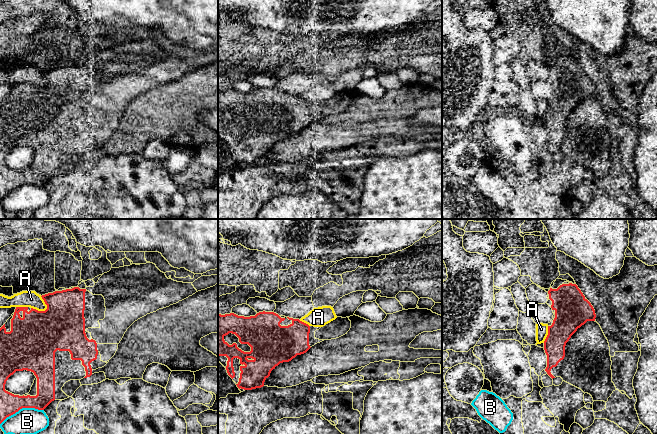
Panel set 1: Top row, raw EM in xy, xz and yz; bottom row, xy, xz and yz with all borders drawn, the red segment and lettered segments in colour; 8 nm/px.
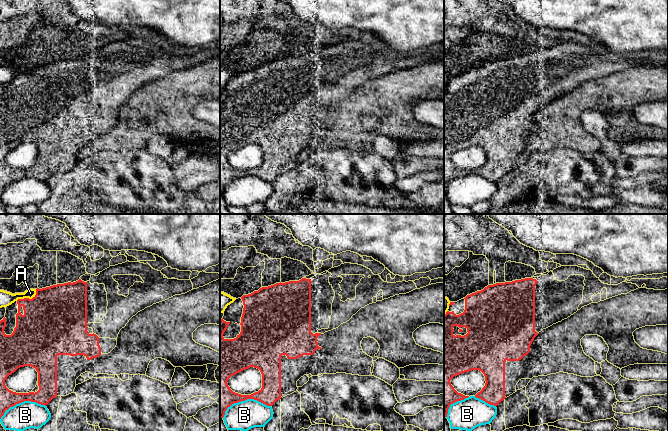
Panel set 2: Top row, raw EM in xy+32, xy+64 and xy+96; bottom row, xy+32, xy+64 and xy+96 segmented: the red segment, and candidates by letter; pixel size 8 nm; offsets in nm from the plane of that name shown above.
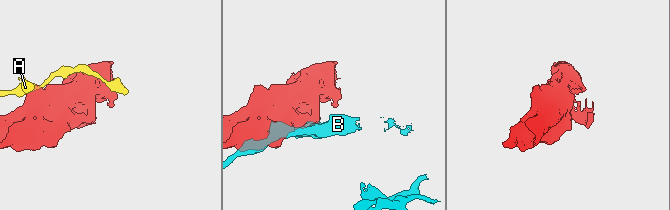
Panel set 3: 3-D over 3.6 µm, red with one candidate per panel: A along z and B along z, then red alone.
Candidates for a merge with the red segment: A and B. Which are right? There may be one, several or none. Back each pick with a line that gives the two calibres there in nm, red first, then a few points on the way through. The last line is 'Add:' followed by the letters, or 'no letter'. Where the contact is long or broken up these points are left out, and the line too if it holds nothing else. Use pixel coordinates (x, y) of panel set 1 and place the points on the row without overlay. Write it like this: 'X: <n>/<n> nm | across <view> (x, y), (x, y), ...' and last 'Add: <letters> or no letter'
Add: no letter

